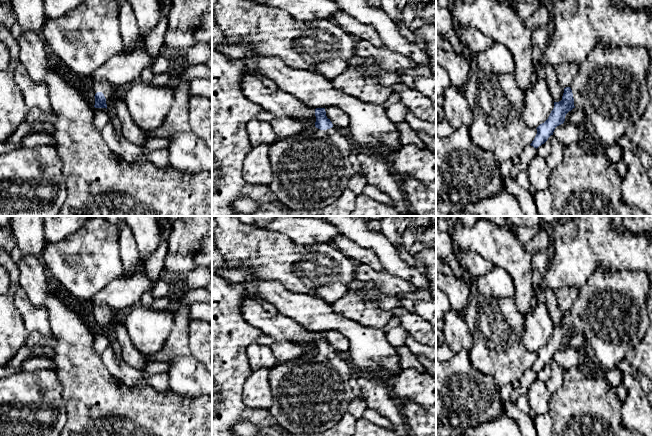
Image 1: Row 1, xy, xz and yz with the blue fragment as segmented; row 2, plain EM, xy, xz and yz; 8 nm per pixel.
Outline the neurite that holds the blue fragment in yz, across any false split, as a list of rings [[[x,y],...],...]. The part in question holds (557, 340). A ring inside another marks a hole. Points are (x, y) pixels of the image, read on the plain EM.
[[[596,270],[579,289],[578,299],[572,308],[564,312],[562,324],[554,326],[548,343],[536,352],[537,358],[530,369],[537,373],[544,368],[553,359],[555,352],[564,347],[566,338],[573,332],[587,337],[603,371],[615,368],[639,344],[650,325],[647,300],[651,283],[649,273],[641,270]]]

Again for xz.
[[[325,332],[315,333],[316,346],[299,358],[278,364],[270,370],[273,396],[270,413],[291,434],[318,434],[332,428],[348,412],[355,394],[350,380],[355,370],[350,361],[341,359],[326,340]]]

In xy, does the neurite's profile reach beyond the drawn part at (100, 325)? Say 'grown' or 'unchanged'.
grown

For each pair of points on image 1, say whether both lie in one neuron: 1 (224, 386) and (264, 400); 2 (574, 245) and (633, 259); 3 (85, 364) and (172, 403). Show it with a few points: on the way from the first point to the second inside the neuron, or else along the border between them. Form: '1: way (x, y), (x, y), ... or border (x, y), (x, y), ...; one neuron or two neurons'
1: border (253, 371), (243, 386), (243, 402), (259, 409); two neurons
2: way (589, 251), (593, 255), (618, 256); one neuron
3: way (107, 386), (124, 403), (150, 403); one neuron

